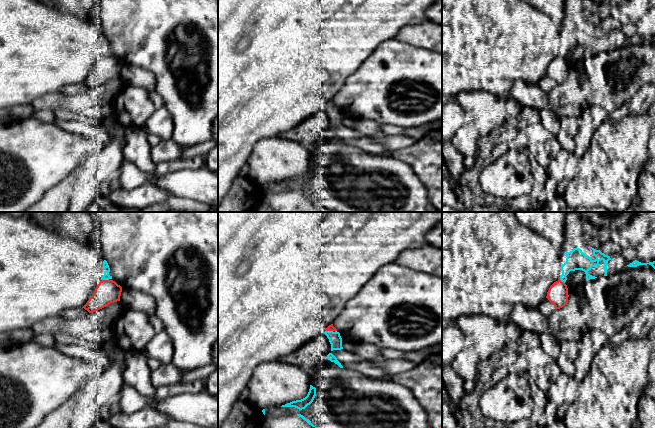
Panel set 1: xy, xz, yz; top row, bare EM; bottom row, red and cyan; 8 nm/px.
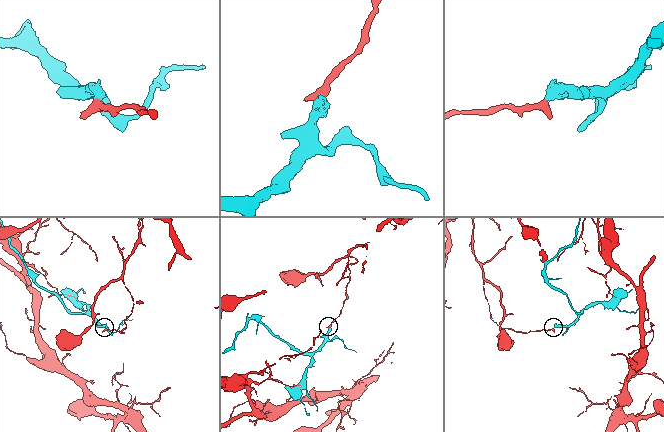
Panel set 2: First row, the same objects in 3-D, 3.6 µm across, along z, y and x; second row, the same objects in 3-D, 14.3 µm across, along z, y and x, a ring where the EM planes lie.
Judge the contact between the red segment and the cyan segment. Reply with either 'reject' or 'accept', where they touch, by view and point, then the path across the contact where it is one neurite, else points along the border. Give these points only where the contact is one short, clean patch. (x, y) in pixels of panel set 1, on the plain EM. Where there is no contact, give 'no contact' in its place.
reject; contact xy (105, 56)

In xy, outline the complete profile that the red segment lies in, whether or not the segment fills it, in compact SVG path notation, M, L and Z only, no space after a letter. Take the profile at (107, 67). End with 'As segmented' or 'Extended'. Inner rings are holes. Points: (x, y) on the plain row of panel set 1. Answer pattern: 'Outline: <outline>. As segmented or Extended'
Outline: M102 56L99 58L93 71L82 83L89 89L93 89L108 82L111 79L120 77L122 63L113 56Z. As segmented

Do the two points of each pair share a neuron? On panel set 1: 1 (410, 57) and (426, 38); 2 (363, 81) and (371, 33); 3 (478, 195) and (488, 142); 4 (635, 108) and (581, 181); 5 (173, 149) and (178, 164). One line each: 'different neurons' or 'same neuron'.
1: different neurons
2: different neurons
3: same neuron
4: different neurons
5: different neurons

